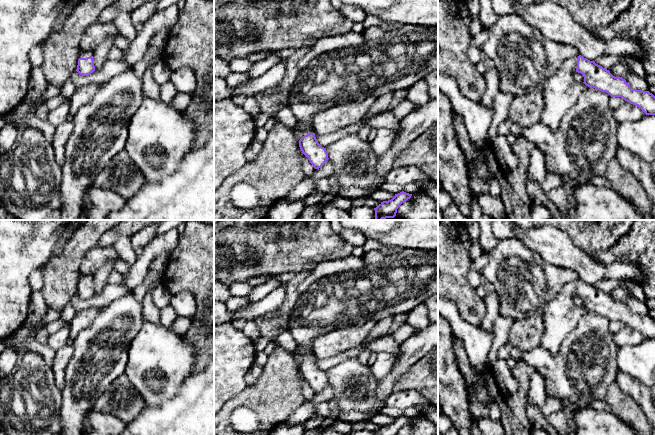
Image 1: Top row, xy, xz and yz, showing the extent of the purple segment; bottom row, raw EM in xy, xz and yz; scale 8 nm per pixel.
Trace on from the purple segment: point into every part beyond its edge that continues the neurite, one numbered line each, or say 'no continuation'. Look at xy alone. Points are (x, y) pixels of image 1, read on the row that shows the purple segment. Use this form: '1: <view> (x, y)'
1: xy (83, 54)

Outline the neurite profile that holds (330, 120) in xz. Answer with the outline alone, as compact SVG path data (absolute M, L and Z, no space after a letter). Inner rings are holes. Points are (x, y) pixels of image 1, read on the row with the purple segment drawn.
M369 96L362 102L344 103L315 112L311 118L314 133L325 135L362 121L375 101L375 96Z

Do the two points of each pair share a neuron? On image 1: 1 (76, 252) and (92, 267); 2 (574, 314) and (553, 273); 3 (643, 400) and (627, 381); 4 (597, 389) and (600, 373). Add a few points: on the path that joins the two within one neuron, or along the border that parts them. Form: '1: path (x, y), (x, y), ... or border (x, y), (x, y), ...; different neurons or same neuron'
1: border (97, 244), (84, 255), (79, 268), (80, 273); different neurons
2: border (577, 280), (567, 282), (554, 297); different neurons
3: path (641, 395), (632, 386); same neuron
4: path (597, 385), (597, 377); same neuron

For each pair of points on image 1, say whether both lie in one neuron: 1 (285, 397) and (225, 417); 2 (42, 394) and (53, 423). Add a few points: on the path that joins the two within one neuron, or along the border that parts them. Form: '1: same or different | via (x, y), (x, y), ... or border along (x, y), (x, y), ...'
1: same | via (269, 397), (248, 397), (236, 401)
2: same | via (49, 401), (50, 416)

